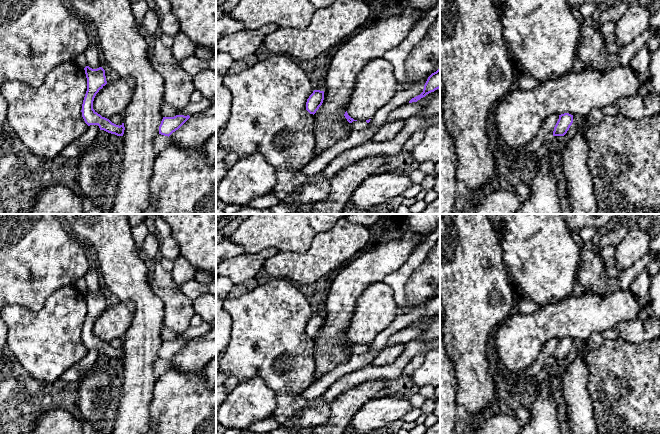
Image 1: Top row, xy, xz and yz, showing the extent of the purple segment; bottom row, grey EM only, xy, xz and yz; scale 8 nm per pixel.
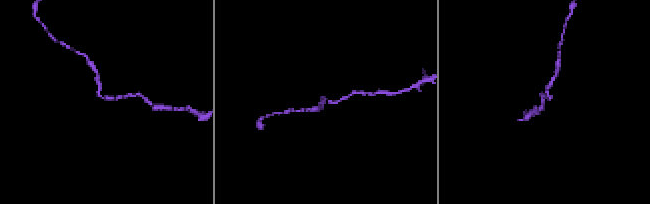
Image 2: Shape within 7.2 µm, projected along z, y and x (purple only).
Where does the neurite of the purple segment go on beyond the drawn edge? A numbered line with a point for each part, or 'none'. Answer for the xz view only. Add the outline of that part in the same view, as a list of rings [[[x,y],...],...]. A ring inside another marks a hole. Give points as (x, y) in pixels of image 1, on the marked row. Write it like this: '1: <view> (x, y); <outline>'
none

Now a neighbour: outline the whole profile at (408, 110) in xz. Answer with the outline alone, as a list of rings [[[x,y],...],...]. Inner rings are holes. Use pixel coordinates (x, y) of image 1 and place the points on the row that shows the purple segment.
[[[440,88],[435,90],[434,92],[427,94],[417,102],[407,103],[396,108],[388,115],[386,122],[407,120],[412,116],[416,116],[438,92],[440,92]]]

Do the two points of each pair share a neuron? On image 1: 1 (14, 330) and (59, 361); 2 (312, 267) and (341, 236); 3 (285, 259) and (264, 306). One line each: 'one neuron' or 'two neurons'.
1: one neuron
2: one neuron
3: two neurons

